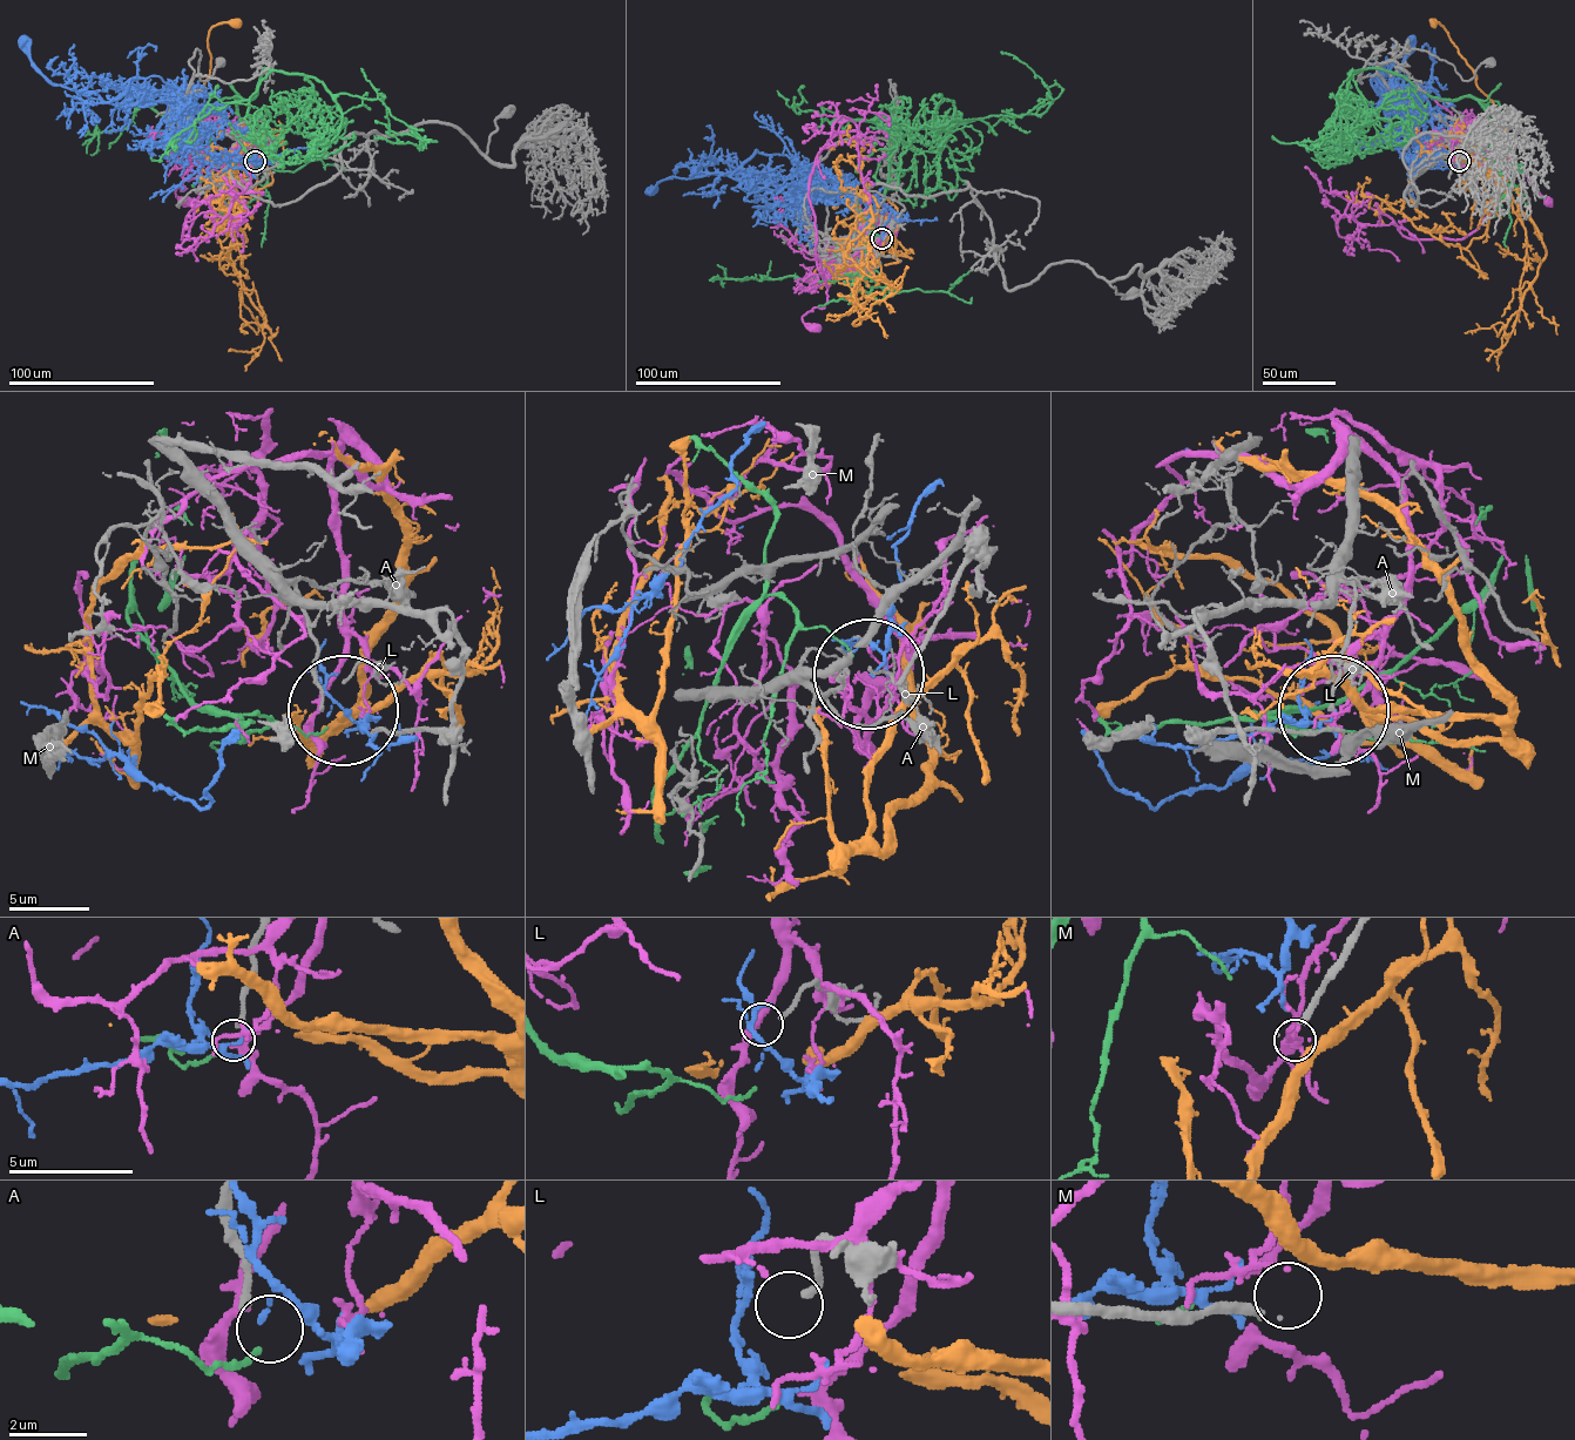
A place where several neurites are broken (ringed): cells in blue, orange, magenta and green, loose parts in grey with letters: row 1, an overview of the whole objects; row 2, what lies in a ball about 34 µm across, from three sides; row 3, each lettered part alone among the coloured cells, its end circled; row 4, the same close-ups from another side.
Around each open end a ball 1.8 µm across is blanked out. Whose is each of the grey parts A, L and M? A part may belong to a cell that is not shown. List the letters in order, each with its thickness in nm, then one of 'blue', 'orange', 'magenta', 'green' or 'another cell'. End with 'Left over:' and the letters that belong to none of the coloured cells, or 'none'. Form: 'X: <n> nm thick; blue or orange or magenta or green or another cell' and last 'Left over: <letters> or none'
A: 240 nm thick; another cell
L: 190 nm thick; another cell
M: 260 nm thick; another cell
Left over: A, L, M

